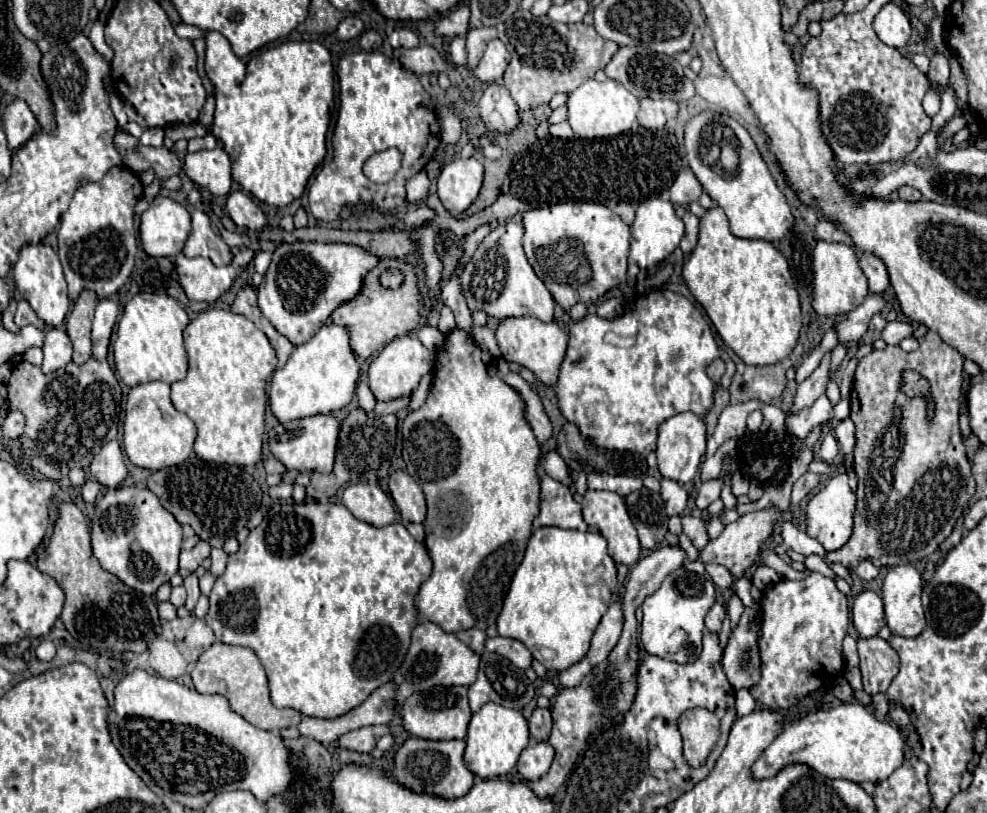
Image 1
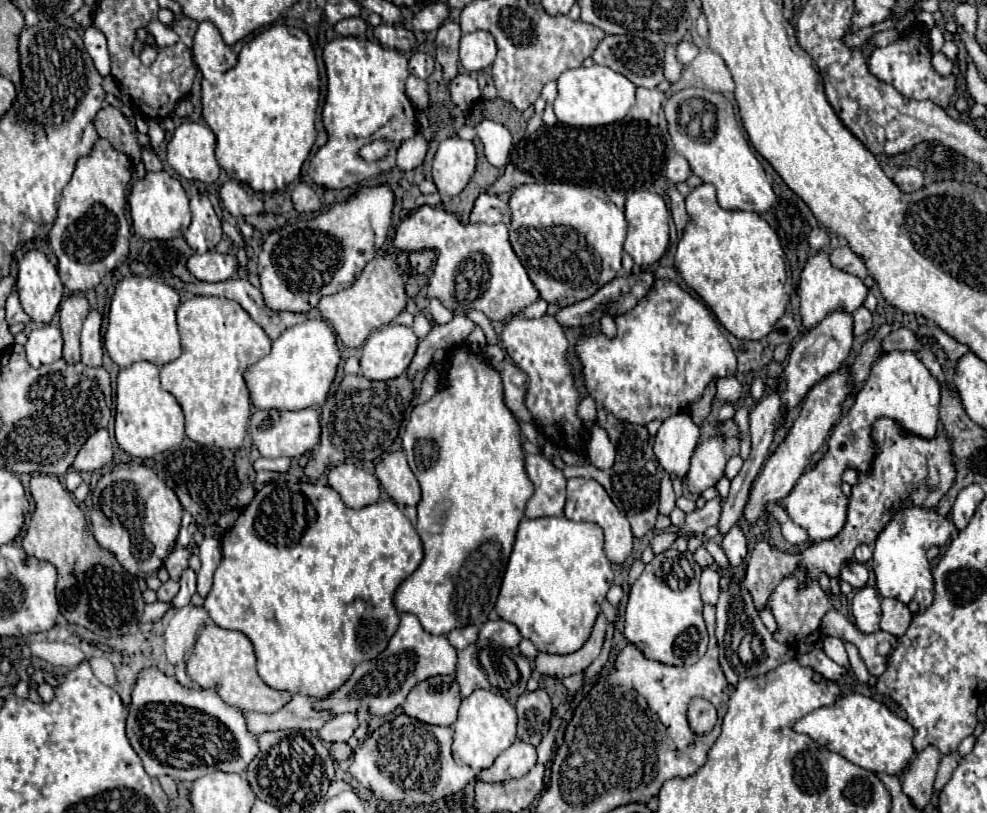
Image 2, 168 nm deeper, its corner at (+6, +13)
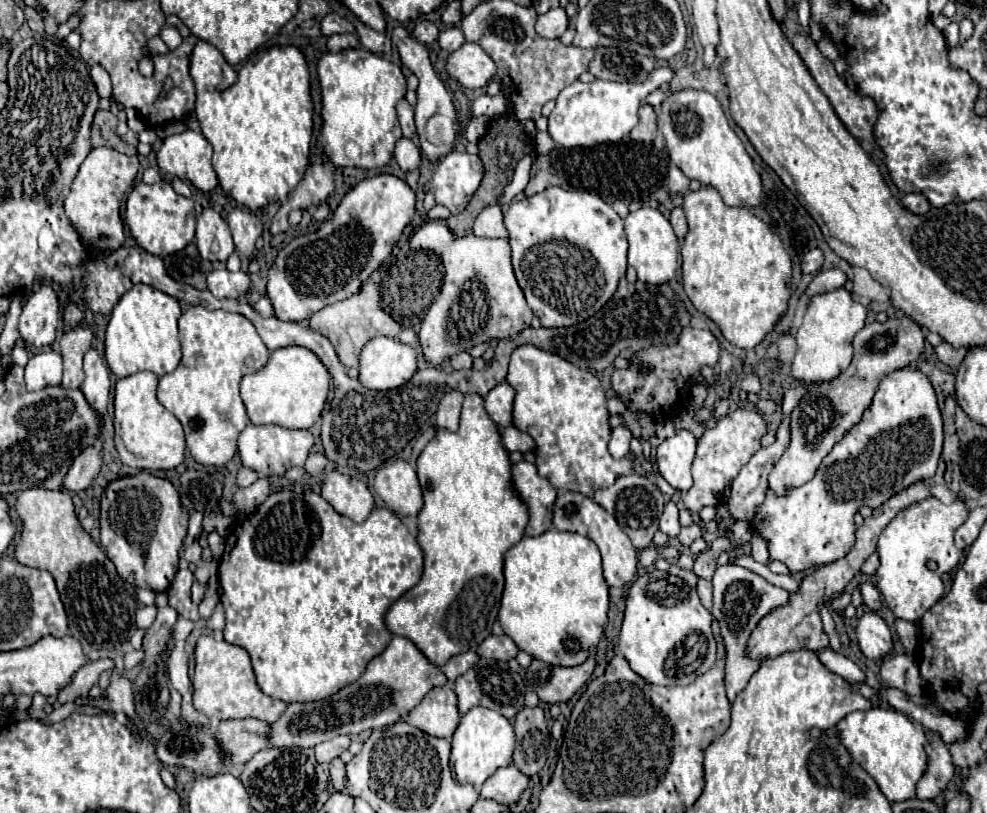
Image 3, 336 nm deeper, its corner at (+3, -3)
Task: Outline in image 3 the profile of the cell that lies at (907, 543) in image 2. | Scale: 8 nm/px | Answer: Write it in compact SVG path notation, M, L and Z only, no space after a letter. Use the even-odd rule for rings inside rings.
M933 496L901 510L881 532L877 544L881 564L875 572L875 584L881 590L885 604L897 618L907 622L919 622L921 616L943 598L945 588L939 574L951 572L963 556L963 552L953 542L953 534L955 528L959 528L965 520L967 506L961 500L945 506ZM929 560L935 560L939 564L935 572L927 568Z

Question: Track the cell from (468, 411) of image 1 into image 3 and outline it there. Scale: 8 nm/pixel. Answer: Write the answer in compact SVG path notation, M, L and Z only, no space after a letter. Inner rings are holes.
M465 394L459 430L437 430L435 438L417 458L417 478L425 498L425 506L419 512L417 542L425 554L425 570L421 580L405 592L385 616L391 634L413 640L429 662L437 666L443 666L455 654L475 650L491 634L505 584L503 554L523 538L529 522L525 502L513 488L509 452L501 442L497 424L489 420L483 402L479 394Z

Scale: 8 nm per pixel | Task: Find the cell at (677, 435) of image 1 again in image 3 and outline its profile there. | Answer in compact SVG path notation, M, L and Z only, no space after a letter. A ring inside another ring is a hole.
M677 430L675 436L663 440L657 448L657 468L661 476L679 492L687 492L693 484L691 462L695 458L697 440L687 430Z

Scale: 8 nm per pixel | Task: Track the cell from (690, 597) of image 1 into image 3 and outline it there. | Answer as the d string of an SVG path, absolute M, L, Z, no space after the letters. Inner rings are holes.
M671 564L667 572L653 570L649 574L639 576L629 588L625 618L619 634L619 650L627 658L631 670L637 672L641 678L645 678L649 684L687 686L715 664L715 638L711 632L711 622L713 622L711 612L703 608L697 596L695 572Z

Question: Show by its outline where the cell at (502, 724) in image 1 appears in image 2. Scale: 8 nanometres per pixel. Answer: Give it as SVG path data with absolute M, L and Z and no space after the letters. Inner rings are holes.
M478 688L478 692L472 692L468 698L462 700L458 710L458 720L452 724L454 758L458 756L460 762L472 766L474 770L490 768L496 756L502 754L506 748L510 748L512 742L516 740L516 722L518 722L516 710L504 696Z

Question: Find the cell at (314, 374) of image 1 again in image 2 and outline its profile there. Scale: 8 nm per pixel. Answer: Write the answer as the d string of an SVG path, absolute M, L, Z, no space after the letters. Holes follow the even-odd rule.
M312 318L282 332L282 336L272 342L272 352L244 372L244 380L256 408L302 410L314 404L324 404L334 382L338 362L340 352L336 348L334 332L322 318Z

